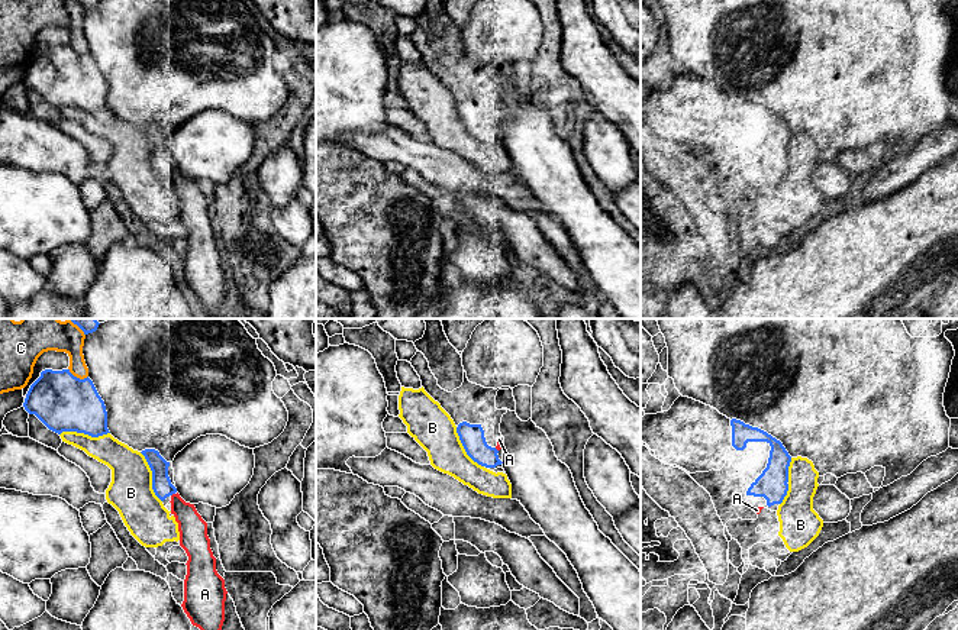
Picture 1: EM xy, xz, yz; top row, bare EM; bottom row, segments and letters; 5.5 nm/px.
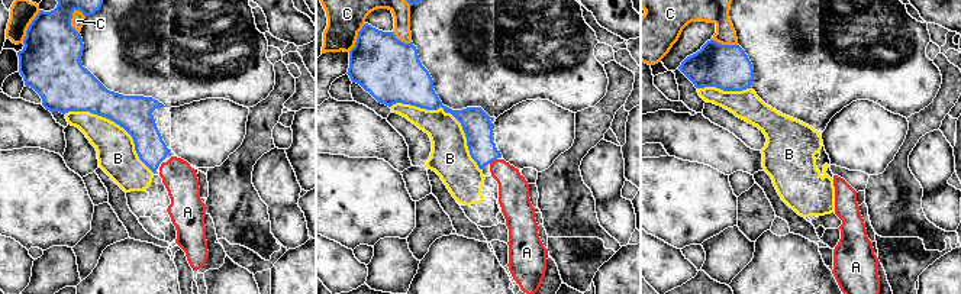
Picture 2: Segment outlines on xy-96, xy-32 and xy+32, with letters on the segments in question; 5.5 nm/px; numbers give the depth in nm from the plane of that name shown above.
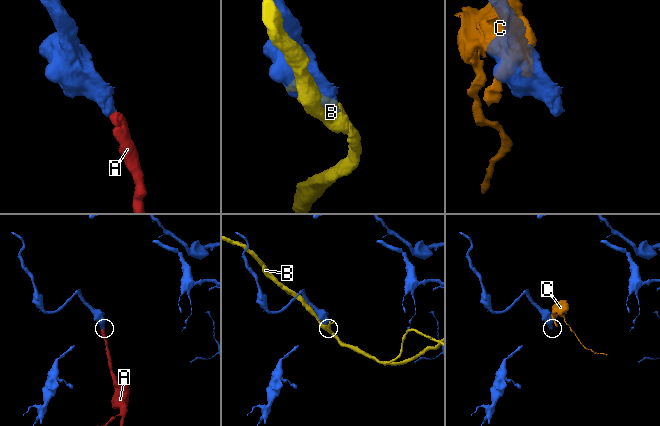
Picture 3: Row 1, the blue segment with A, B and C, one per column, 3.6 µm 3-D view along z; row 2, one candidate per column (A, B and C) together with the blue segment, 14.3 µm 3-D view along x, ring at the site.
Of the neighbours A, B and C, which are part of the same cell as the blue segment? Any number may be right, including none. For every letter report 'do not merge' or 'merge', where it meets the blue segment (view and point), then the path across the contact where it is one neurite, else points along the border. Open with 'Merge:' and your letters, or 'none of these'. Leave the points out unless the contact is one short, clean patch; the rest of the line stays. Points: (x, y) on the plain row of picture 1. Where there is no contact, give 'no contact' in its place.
Merge: A
A: merge; meets blue in xy at (173, 168)
B: do not merge; meets blue in xy at (84, 109)
C: do not merge; meets blue in xy at (76, 52)

